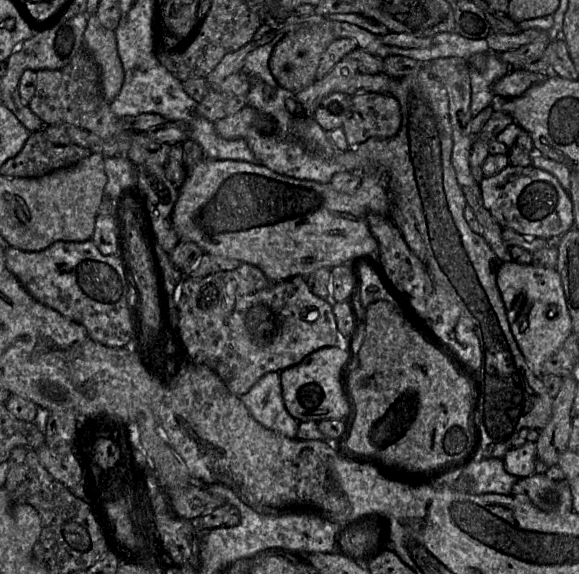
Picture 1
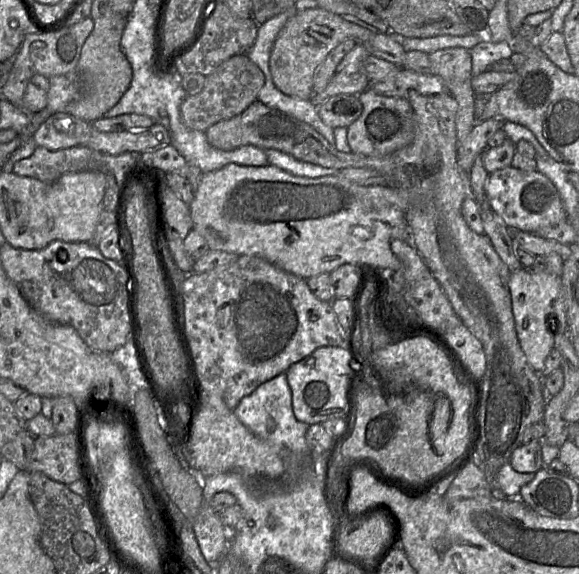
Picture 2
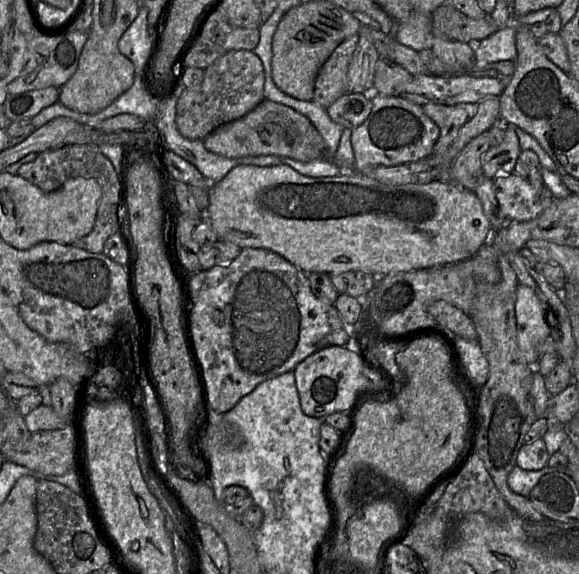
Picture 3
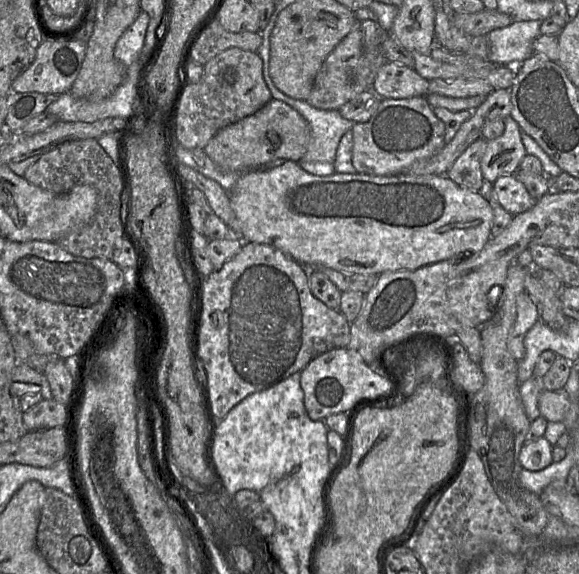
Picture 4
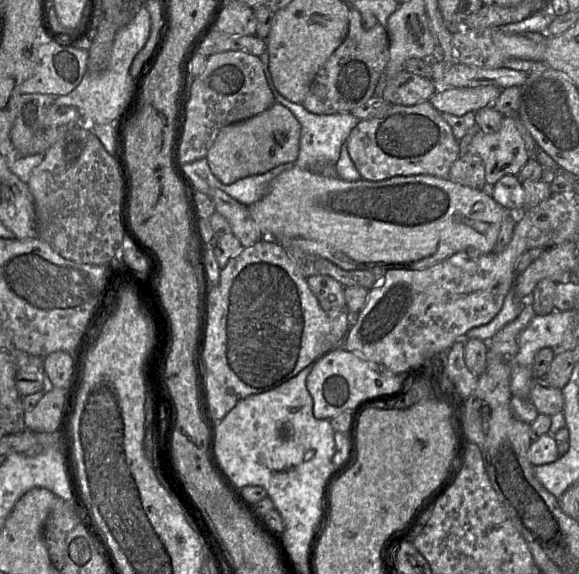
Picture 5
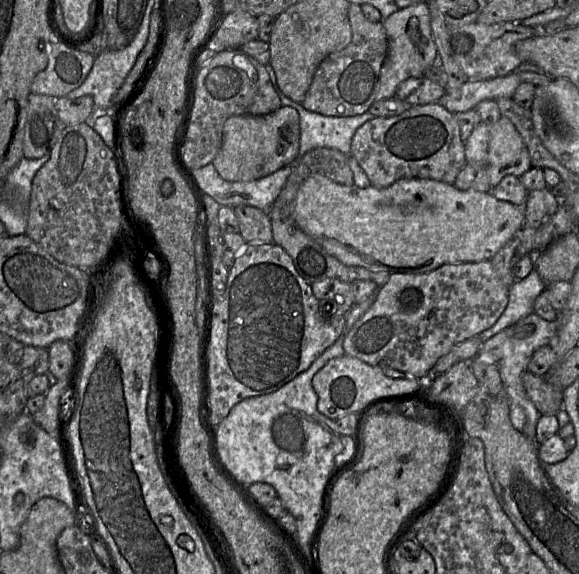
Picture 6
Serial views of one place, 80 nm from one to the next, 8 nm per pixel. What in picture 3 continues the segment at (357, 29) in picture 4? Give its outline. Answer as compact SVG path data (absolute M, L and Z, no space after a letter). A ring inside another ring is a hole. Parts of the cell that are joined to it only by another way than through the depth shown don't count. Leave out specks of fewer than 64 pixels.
M358 34L345 39L322 65L315 79L313 102L327 108L348 93L348 69L358 41Z

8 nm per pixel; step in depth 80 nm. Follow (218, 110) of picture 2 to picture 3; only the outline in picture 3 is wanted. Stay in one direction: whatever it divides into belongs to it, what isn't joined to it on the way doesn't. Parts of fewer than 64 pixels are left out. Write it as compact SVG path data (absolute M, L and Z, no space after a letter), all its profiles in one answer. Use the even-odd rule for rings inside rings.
M229 51L204 70L204 79L198 87L181 91L176 125L183 137L204 140L216 128L243 117L264 99L264 68L260 58L253 51Z

